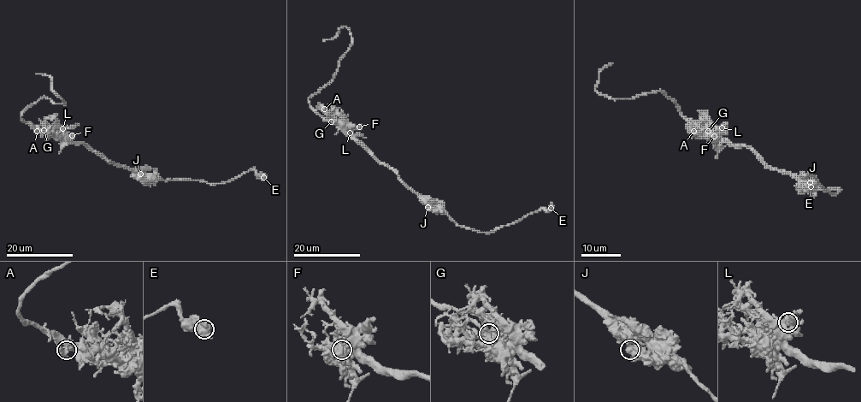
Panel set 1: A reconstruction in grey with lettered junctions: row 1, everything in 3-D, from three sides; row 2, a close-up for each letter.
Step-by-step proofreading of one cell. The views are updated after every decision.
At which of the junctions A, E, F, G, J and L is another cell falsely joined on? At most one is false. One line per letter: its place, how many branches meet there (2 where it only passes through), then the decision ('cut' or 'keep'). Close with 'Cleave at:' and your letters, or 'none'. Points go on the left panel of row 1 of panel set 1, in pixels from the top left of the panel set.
A: (37, 131) | 3 | keep
E: (263, 177) | 3 | keep
F: (72, 135) | 2 | keep
G: (44, 130) | 4 | keep
J: (140, 174) | 3 | keep
L: (62, 128) | 2 | keep
Cleave at: none

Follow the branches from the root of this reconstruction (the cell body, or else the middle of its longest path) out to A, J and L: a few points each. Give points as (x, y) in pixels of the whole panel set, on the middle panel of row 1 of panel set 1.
A: (373, 156), (345, 134), (324, 109)
J: (373, 156), (387, 164), (426, 202), (427, 207)
L: (373, 156), (346, 132), (350, 133)

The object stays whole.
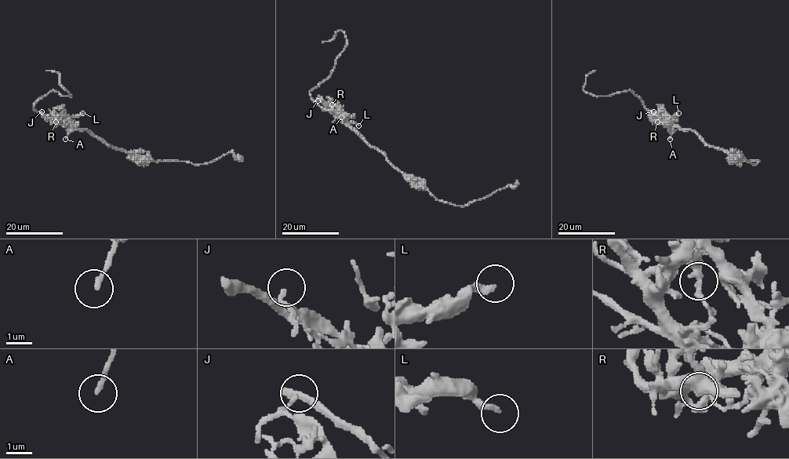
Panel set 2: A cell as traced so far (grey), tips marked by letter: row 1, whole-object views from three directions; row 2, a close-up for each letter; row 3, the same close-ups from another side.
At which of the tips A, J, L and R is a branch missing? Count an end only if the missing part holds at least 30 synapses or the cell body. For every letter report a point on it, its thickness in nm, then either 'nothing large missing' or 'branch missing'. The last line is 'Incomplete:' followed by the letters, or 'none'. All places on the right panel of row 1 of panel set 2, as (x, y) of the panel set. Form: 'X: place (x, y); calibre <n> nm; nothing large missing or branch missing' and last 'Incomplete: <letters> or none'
A: place (670, 139); calibre 180 nm; nothing large missing
J: place (653, 111); calibre 80 nm; nothing large missing
L: place (678, 113); calibre 280 nm; nothing large missing
R: place (657, 122); calibre 190 nm; nothing large missing
Incomplete: none

